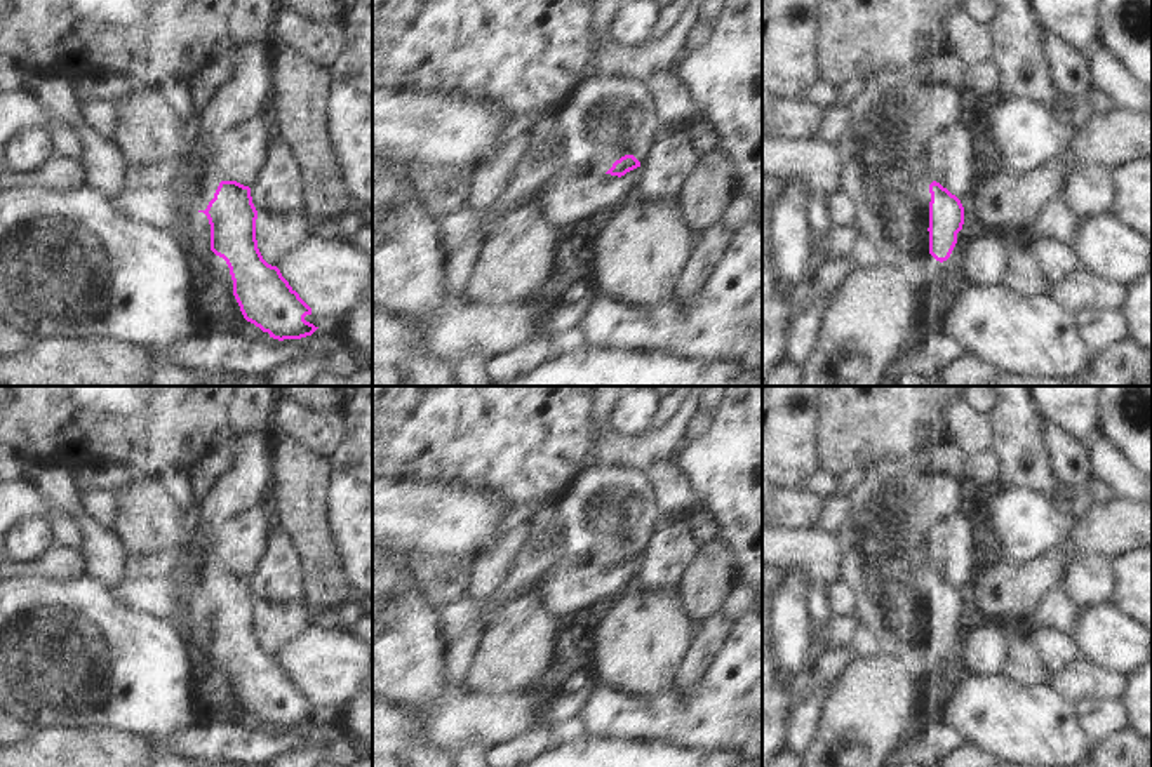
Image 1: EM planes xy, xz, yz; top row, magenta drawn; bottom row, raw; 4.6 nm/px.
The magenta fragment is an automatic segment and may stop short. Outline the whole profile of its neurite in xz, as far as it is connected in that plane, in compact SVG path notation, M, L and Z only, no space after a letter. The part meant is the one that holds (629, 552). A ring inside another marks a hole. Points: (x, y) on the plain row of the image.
M593 466L557 504L567 536L567 565L625 565L647 551L661 506L646 470Z

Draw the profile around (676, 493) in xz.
M670 459L660 461L647 470L651 482L658 492L661 511L673 511L691 522L694 536L703 543L720 539L720 527L705 515L701 503L694 494L693 484Z

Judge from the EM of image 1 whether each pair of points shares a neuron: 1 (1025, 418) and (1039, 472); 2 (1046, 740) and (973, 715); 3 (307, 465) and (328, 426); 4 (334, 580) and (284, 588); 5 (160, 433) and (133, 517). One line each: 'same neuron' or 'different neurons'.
1: same neuron
2: same neuron
3: different neurons
4: different neurons
5: different neurons

